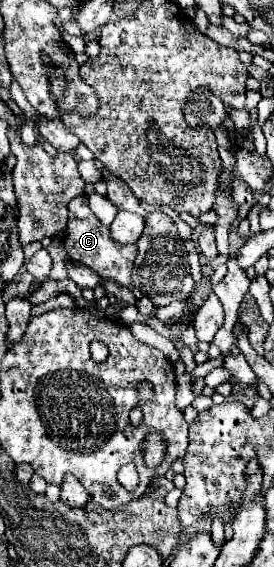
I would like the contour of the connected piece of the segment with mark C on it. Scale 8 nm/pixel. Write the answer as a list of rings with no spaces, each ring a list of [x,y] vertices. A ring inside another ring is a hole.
[[[74,197],[68,205],[68,223],[66,223],[66,237],[64,237],[64,247],[68,251],[68,259],[72,263],[82,263],[96,271],[102,279],[116,281],[120,285],[132,287],[132,267],[134,259],[138,253],[136,245],[122,245],[110,237],[110,229],[104,227],[96,215],[88,207],[86,197]]]

